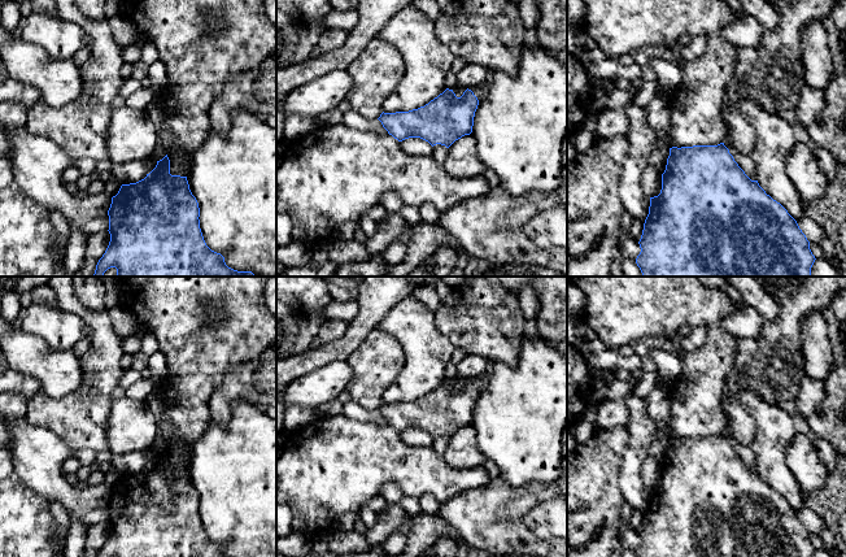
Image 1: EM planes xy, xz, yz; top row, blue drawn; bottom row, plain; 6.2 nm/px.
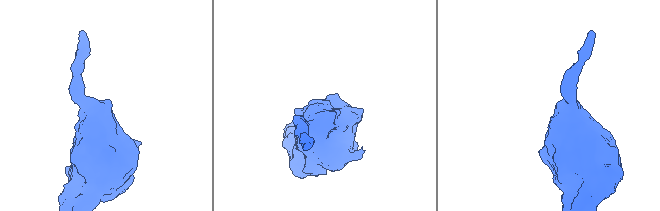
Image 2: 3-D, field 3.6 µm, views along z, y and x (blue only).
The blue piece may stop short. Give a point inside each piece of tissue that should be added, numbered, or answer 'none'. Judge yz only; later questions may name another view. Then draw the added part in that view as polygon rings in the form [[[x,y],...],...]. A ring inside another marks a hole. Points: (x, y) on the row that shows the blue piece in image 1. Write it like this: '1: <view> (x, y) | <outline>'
none

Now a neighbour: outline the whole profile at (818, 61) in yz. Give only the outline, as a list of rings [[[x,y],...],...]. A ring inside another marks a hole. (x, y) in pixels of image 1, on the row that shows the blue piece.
[[[811,22],[803,29],[802,56],[806,84],[815,90],[828,88],[833,75],[833,57],[821,22]]]

